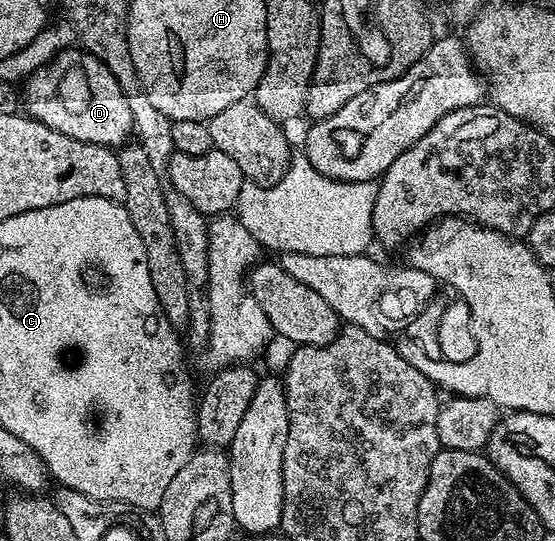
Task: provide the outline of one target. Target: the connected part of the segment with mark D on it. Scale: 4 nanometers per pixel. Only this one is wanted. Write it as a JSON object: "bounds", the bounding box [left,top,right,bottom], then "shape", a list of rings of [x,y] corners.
{"bounds":[20,47,134,147],"shape":[[[81,47],[63,49],[27,77],[22,87],[20,105],[25,116],[52,127],[52,131],[107,147],[121,147],[131,140],[134,120],[132,111],[128,111],[128,99],[120,91],[120,83],[116,83],[112,71],[96,55]]]}

